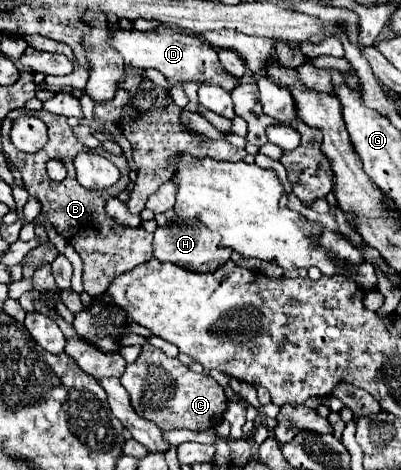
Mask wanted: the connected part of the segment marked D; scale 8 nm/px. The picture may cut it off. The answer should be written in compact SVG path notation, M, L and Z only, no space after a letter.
M156 27L150 31L136 31L136 29L114 29L112 35L108 37L108 45L112 49L116 49L124 63L132 69L148 69L154 67L158 69L168 81L172 83L206 83L206 85L220 85L226 91L232 91L234 87L240 85L240 81L236 77L230 77L220 65L218 65L218 53L216 49L212 49L210 45L206 45L204 41L186 35L186 33L178 33L174 29L164 29L164 27Z

